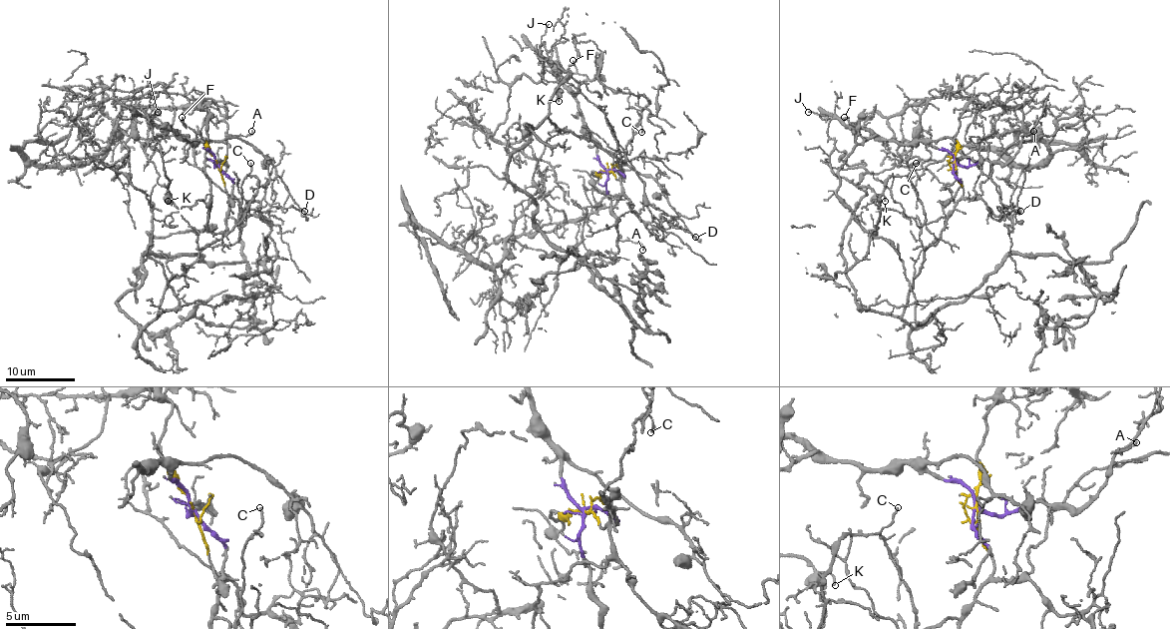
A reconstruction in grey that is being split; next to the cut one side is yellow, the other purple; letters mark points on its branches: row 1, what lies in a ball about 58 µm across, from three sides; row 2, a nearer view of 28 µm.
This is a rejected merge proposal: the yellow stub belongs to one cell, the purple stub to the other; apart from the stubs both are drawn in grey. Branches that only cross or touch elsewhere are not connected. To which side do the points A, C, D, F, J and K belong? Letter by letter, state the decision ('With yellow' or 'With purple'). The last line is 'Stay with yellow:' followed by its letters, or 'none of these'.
A: With purple
C: With purple
D: With yellow
F: With purple
J: With purple
K: With purple
Stay with yellow: D

